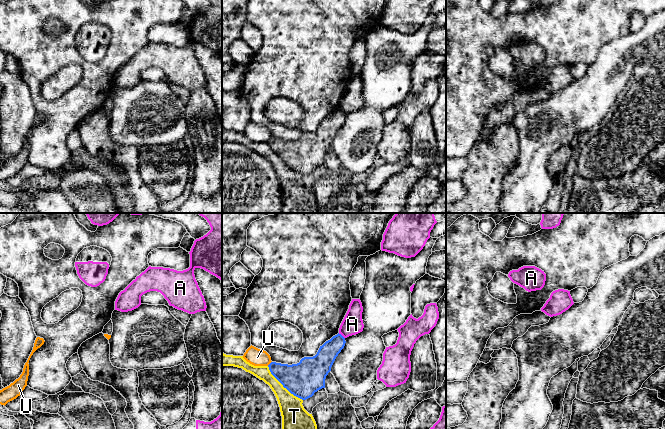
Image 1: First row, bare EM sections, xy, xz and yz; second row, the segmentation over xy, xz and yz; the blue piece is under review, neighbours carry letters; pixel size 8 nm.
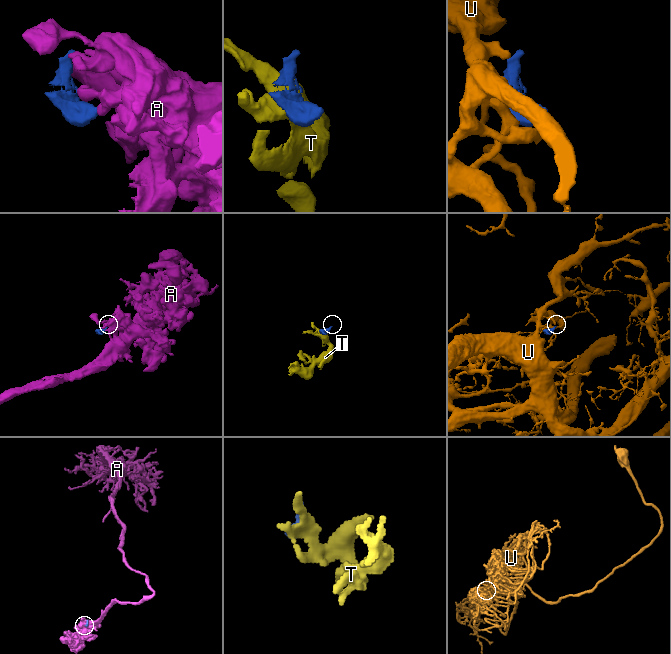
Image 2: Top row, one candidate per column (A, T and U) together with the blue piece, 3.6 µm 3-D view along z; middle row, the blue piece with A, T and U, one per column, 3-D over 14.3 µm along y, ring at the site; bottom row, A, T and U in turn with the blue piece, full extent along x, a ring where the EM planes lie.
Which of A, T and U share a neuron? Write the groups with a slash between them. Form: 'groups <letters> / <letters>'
groups A / T / U

